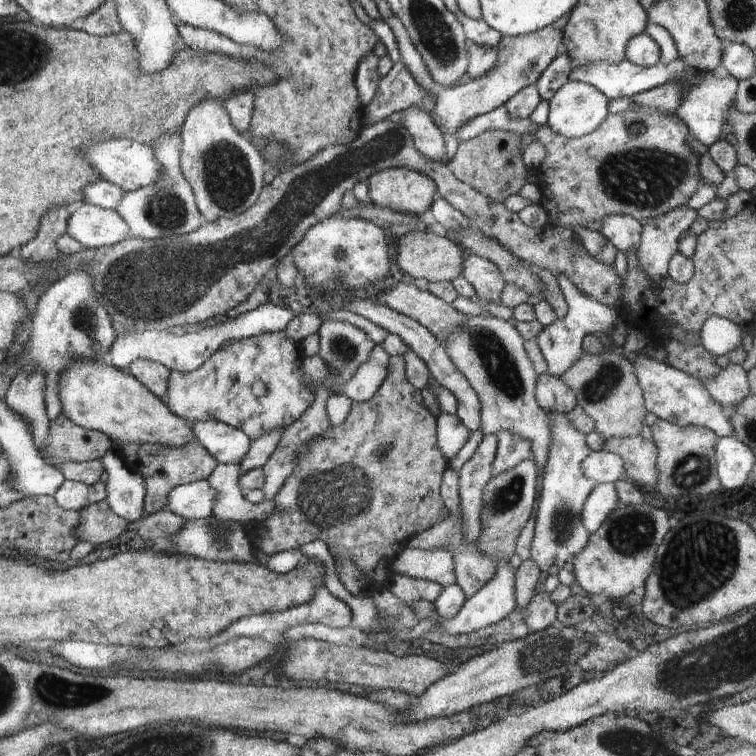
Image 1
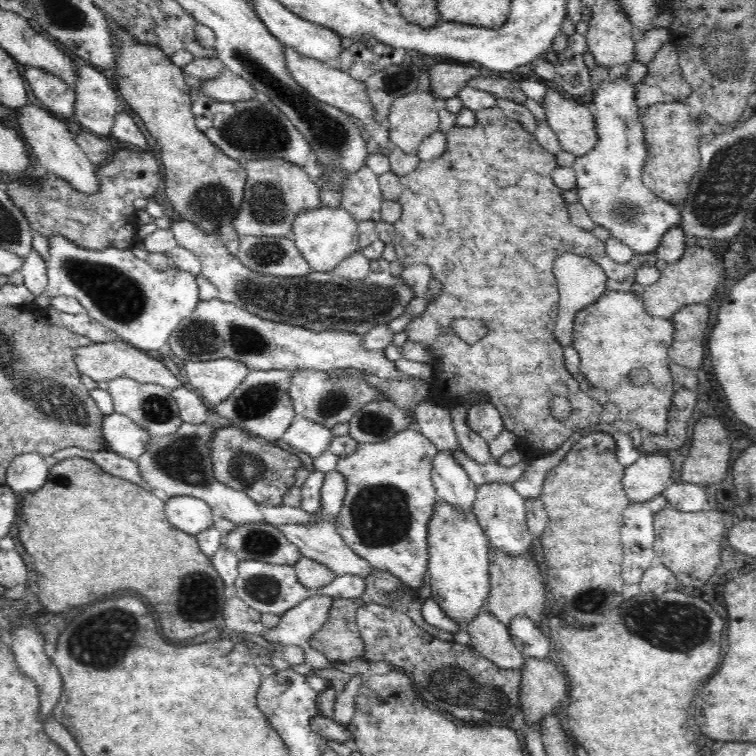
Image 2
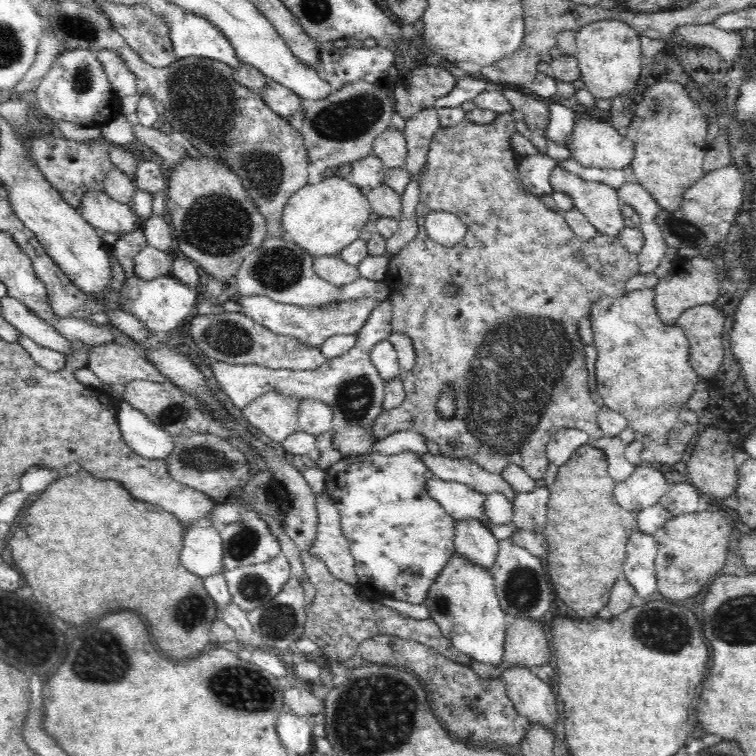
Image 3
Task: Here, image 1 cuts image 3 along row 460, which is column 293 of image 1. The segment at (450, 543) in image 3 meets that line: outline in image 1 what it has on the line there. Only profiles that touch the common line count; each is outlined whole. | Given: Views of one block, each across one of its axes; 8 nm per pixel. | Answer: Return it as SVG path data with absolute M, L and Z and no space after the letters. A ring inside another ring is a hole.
M285 330L260 333L253 337L246 337L237 341L232 341L227 345L223 345L222 348L218 349L212 356L210 356L210 358L202 364L200 368L197 368L192 372L171 371L167 382L165 402L170 407L170 410L174 411L174 414L177 414L183 419L192 422L209 420L222 421L224 424L229 424L234 428L239 428L242 432L246 433L246 436L249 436L251 440L254 440L260 438L263 434L272 432L273 430L285 429L293 422L296 422L304 412L312 406L315 394L305 385L305 376L301 369L303 360L304 356L302 356L299 342L295 341L293 338L288 338Z

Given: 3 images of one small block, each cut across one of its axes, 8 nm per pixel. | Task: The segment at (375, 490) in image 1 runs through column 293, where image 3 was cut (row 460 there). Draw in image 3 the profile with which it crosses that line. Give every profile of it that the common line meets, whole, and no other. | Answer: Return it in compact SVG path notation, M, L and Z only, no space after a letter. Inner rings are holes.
M512 113L499 114L490 124L474 124L464 119L460 124L448 128L440 127L432 142L427 154L427 165L424 168L421 179L419 180L419 202L417 204L416 214L418 215L418 226L420 231L418 236L408 242L407 246L398 254L390 256L390 262L386 272L384 283L390 290L390 300L392 301L393 320L392 331L406 334L412 339L416 351L416 364L410 372L401 372L398 376L406 390L406 399L400 406L387 410L372 424L372 433L376 440L388 436L394 431L412 430L418 432L427 440L435 442L440 447L442 454L450 458L468 458L480 467L488 469L501 476L502 469L508 464L516 464L534 480L544 478L546 468L550 463L547 457L547 444L553 434L564 429L582 429L590 437L599 439L603 437L602 429L597 421L599 406L591 397L591 391L588 384L588 372L586 372L586 362L584 362L585 344L580 338L578 327L582 318L589 318L592 304L601 296L620 298L627 292L627 283L632 276L639 272L639 261L636 254L632 254L622 246L619 237L608 235L594 235L590 240L578 238L578 235L570 228L565 217L556 212L548 210L534 194L530 194L520 178L518 162L520 156L512 149L510 138L516 131L515 120ZM444 211L452 212L460 216L460 220L466 224L468 232L466 238L456 244L456 246L444 246L432 240L426 230L424 230L426 216L430 212ZM606 264L612 264L616 268L607 276L600 273L600 268ZM446 386L454 388L454 397L456 397L456 414L454 418L443 417L436 408L438 397ZM450 440L459 440L459 447L450 445Z

